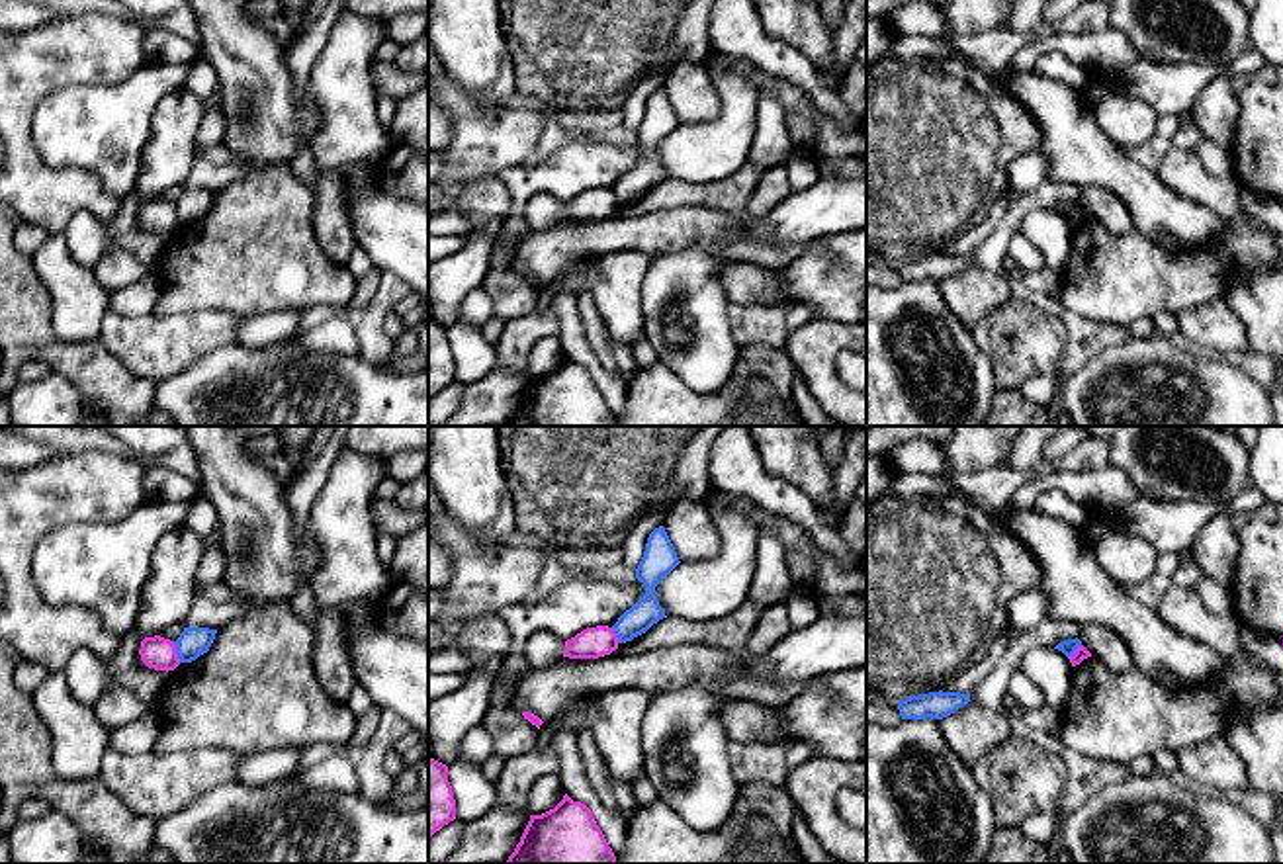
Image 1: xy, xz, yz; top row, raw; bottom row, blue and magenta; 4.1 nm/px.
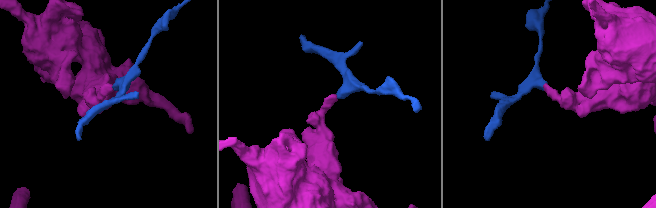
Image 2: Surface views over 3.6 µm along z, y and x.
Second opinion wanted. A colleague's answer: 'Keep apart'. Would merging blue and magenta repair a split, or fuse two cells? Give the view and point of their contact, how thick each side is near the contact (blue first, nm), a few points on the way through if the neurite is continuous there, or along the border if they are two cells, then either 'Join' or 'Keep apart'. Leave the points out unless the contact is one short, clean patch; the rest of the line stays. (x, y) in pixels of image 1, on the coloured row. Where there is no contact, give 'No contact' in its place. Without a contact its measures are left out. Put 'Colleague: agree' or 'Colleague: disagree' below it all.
Touches blue at xy (176, 651). Thickness 120 nm (blue) against 140 nm. Boundary: xy (173, 642), (180, 661). Keep apart
Colleague: agree

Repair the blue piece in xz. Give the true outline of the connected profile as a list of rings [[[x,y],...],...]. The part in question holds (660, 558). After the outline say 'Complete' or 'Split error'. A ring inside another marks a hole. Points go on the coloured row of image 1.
[[[663,526],[655,528],[645,543],[636,579],[645,584],[645,594],[626,610],[612,626],[620,643],[645,633],[653,624],[667,618],[657,602],[655,586],[679,565],[677,551]]]. Complete

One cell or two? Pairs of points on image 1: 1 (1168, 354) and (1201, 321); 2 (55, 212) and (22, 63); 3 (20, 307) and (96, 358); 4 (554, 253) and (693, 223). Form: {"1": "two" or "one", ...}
{"1": "two", "2": "one", "3": "one", "4": "one"}

